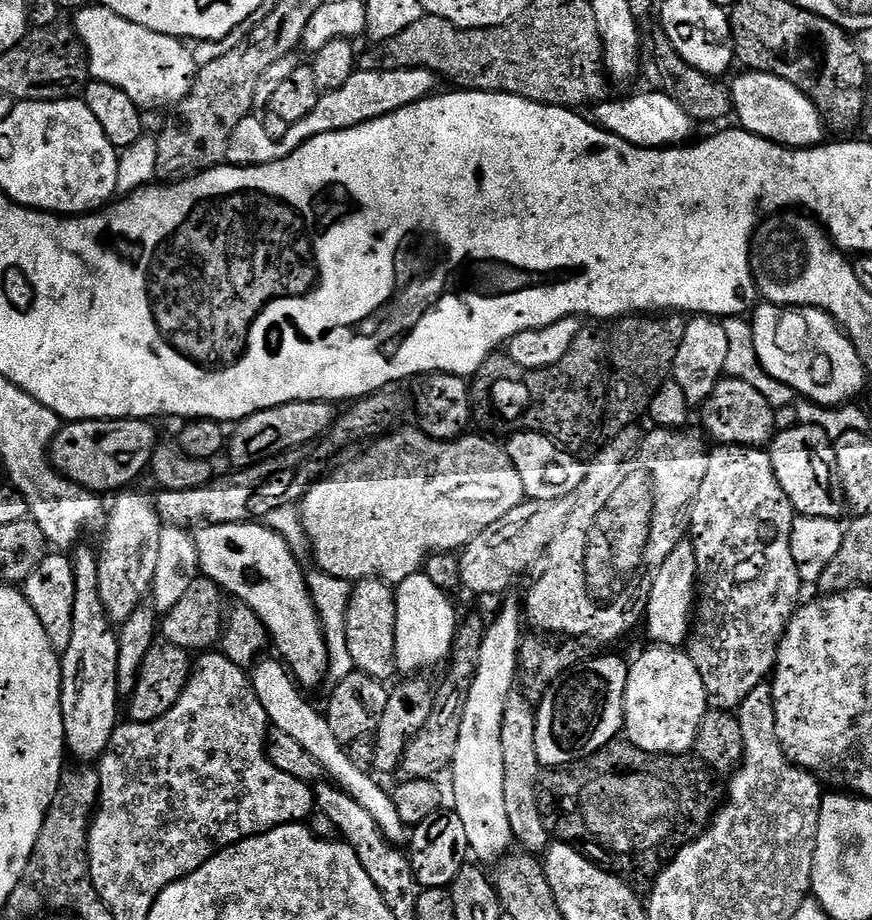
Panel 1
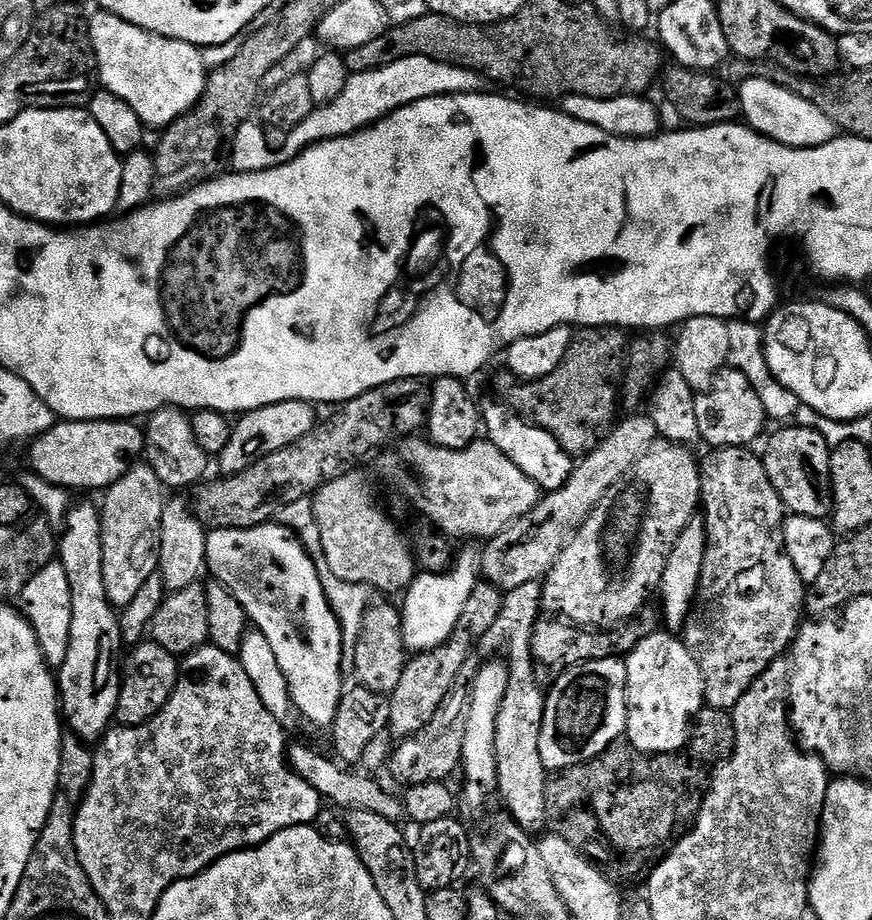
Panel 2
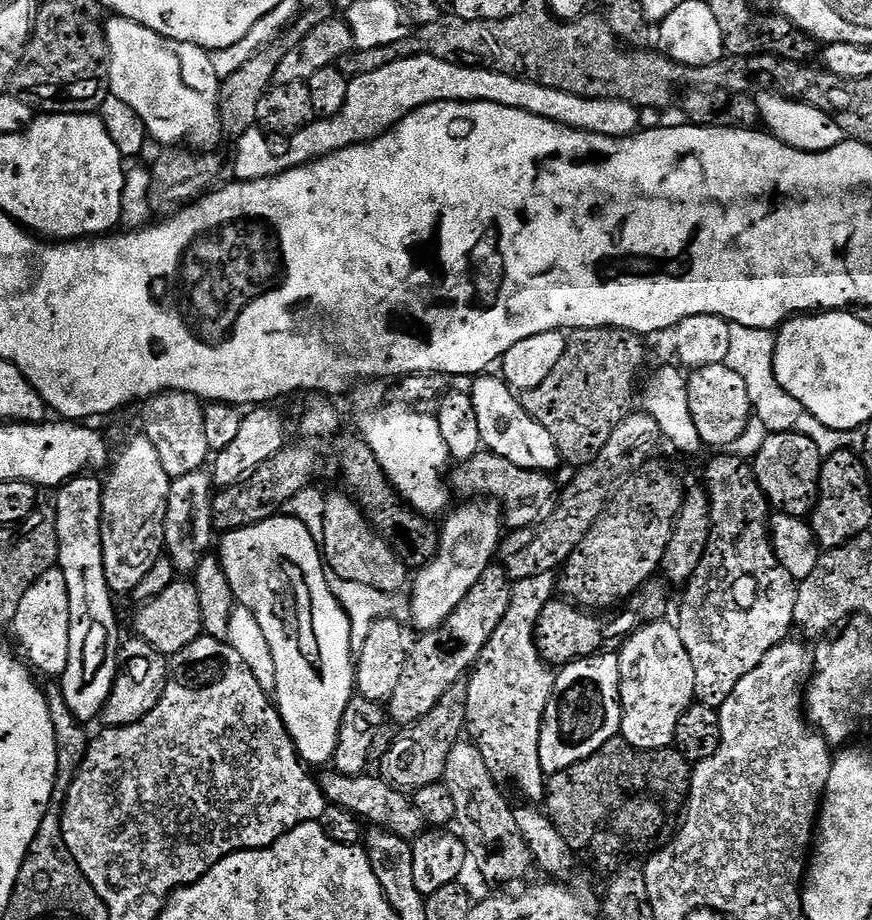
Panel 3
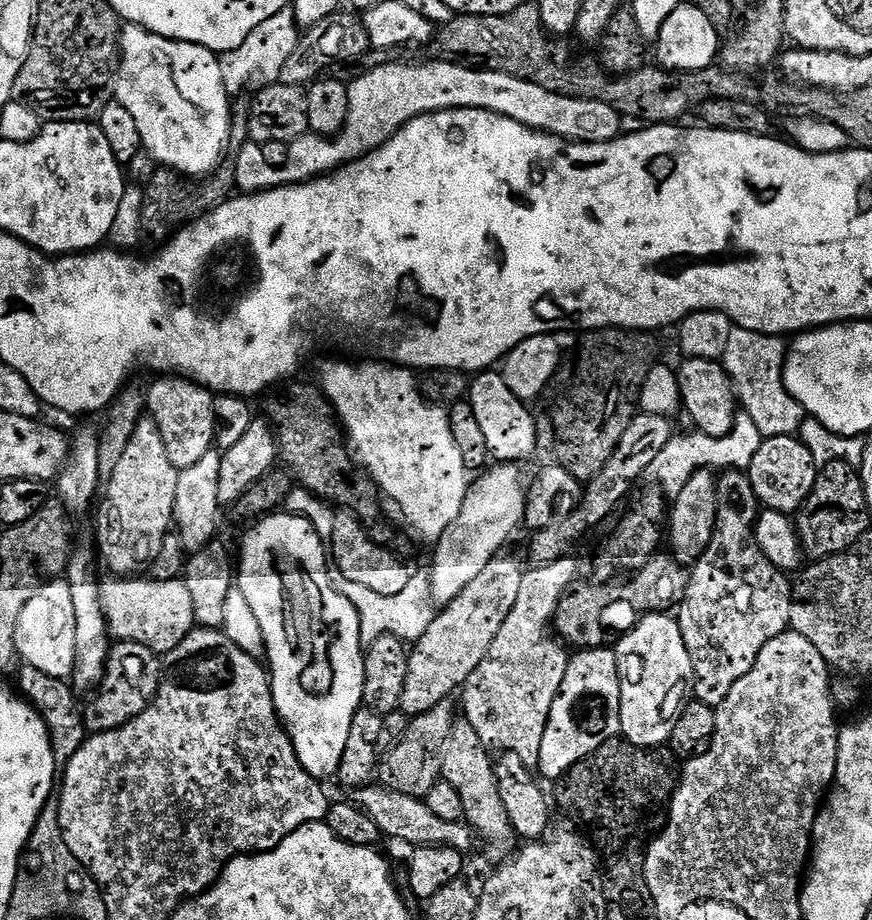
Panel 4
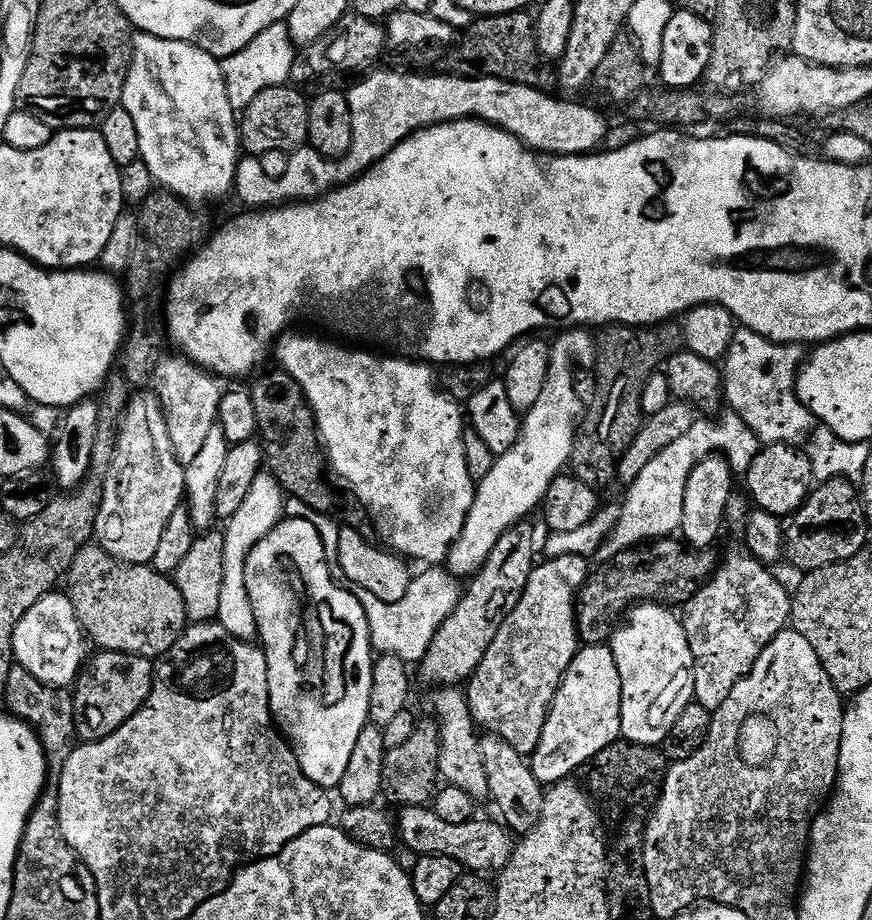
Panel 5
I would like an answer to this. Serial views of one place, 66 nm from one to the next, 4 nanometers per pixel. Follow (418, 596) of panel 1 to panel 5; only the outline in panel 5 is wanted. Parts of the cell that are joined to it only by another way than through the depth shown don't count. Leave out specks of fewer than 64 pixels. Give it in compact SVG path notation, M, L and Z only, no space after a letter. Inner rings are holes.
M570 328L559 333L556 341L551 341L548 353L550 364L546 370L546 380L542 382L542 394L538 402L534 402L532 409L523 417L520 425L520 436L510 450L499 453L494 462L494 470L486 474L476 484L476 497L470 506L470 514L462 526L462 532L452 544L448 552L446 568L457 578L471 578L480 571L480 567L490 558L490 550L498 546L498 538L521 523L532 511L539 509L544 503L544 496L556 477L569 467L572 459L574 441L578 436L576 423L580 420L580 396L576 393L576 371L579 368L591 369L596 363L596 340L591 331L583 328Z

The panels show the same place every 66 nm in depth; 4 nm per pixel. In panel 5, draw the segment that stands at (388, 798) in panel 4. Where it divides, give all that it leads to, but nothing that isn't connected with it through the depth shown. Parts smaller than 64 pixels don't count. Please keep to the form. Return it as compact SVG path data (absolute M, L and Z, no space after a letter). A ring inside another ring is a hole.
M421 806L418 808L400 808L399 815L395 817L398 829L398 840L410 851L421 856L445 856L454 858L461 869L472 874L487 873L487 868L499 870L508 865L508 859L512 856L514 847L513 837L509 829L503 823L492 820L480 820L473 818L470 822L462 822L462 826L446 822L438 818L438 814L431 807ZM496 823L496 824L495 824ZM509 836L509 837L508 837Z

